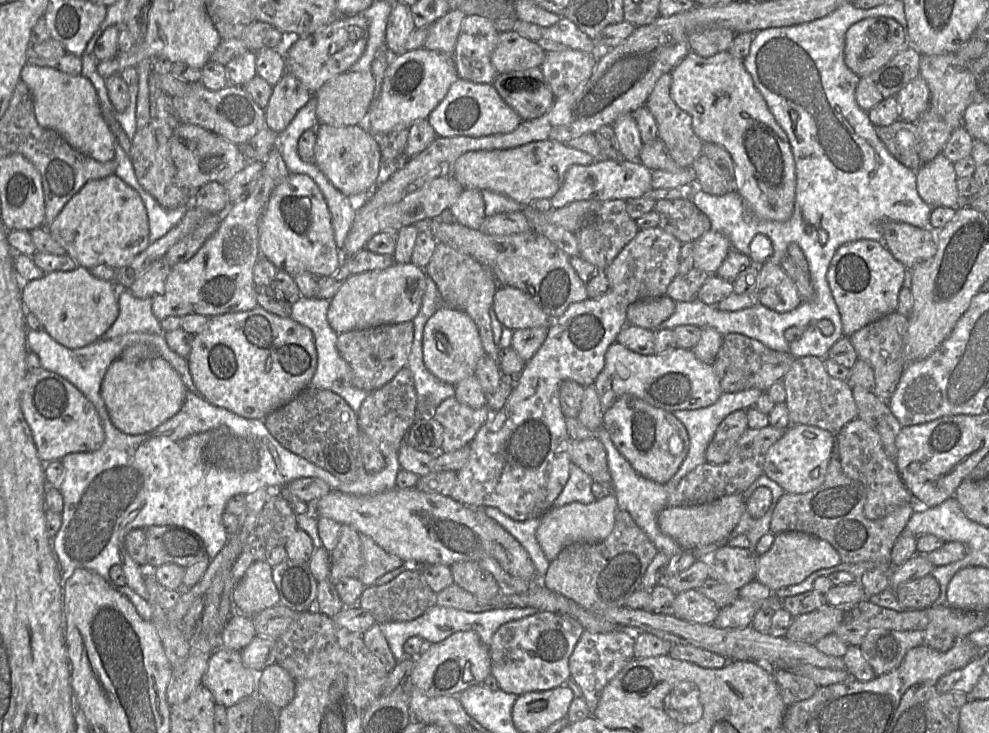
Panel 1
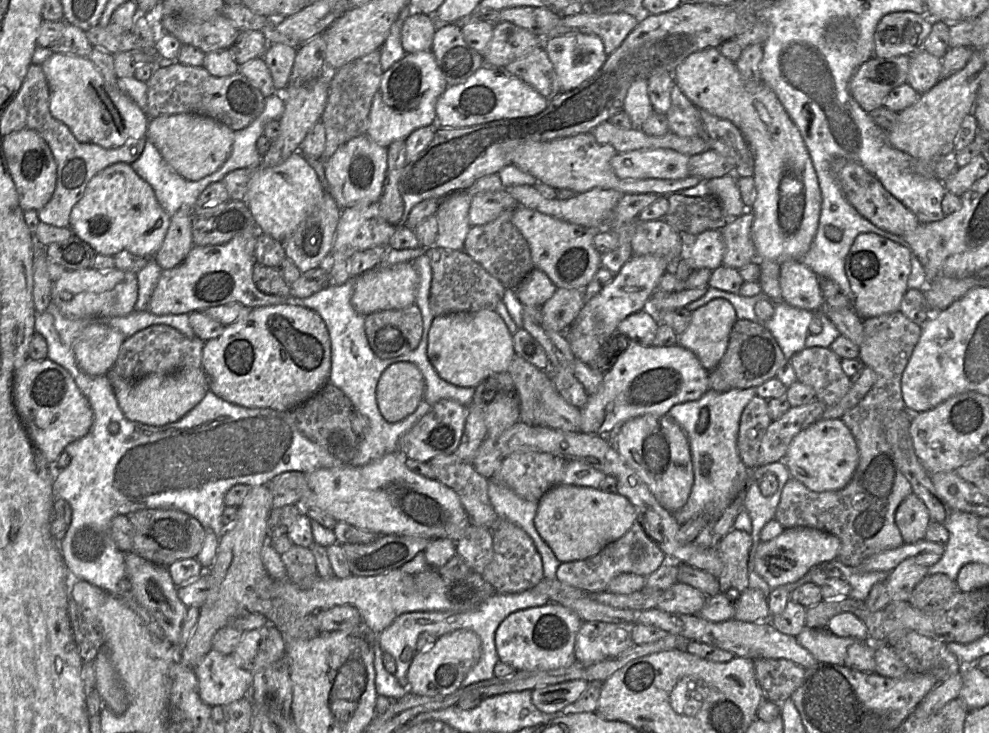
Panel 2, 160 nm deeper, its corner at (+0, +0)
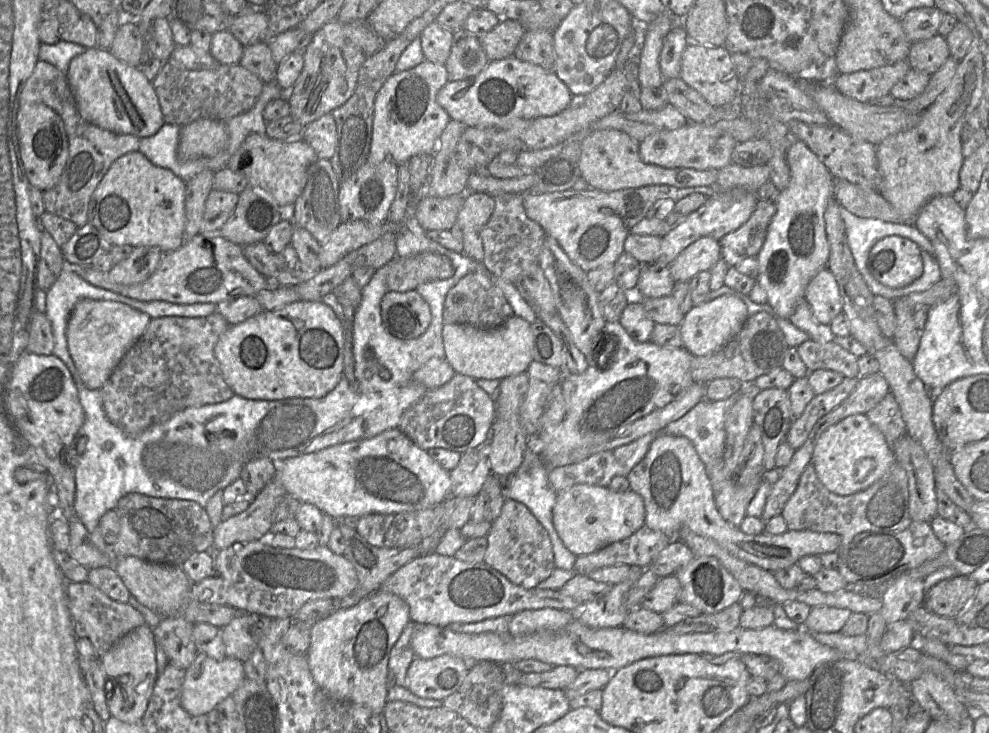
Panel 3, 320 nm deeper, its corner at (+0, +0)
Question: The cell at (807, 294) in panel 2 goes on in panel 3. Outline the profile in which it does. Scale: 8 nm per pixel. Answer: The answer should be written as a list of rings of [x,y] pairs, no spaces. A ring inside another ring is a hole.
[[[821,269],[805,288],[804,300],[808,302],[815,320],[829,325],[842,313],[842,300],[834,275],[827,269]]]

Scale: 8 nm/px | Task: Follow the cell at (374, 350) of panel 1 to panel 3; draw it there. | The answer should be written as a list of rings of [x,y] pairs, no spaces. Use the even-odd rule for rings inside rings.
[[[415,290],[388,291],[380,302],[380,314],[385,330],[402,340],[417,338],[430,323],[429,306]]]

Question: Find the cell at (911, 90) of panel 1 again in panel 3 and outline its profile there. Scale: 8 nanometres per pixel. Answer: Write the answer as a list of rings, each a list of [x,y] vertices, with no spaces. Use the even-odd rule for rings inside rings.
[[[939,34],[912,43],[907,58],[910,68],[933,75],[950,57],[946,37]]]

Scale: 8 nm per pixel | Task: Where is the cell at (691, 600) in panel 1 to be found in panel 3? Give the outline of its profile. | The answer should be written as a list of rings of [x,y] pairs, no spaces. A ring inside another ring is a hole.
[[[676,576],[659,578],[654,588],[645,596],[641,607],[663,614],[679,602],[681,586]]]

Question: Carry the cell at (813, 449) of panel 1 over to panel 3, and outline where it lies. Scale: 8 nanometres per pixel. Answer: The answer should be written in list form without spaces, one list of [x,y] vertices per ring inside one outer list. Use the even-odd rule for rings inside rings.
[[[864,414],[846,417],[830,426],[817,440],[811,459],[821,483],[832,493],[848,496],[865,490],[895,463],[894,451]]]

